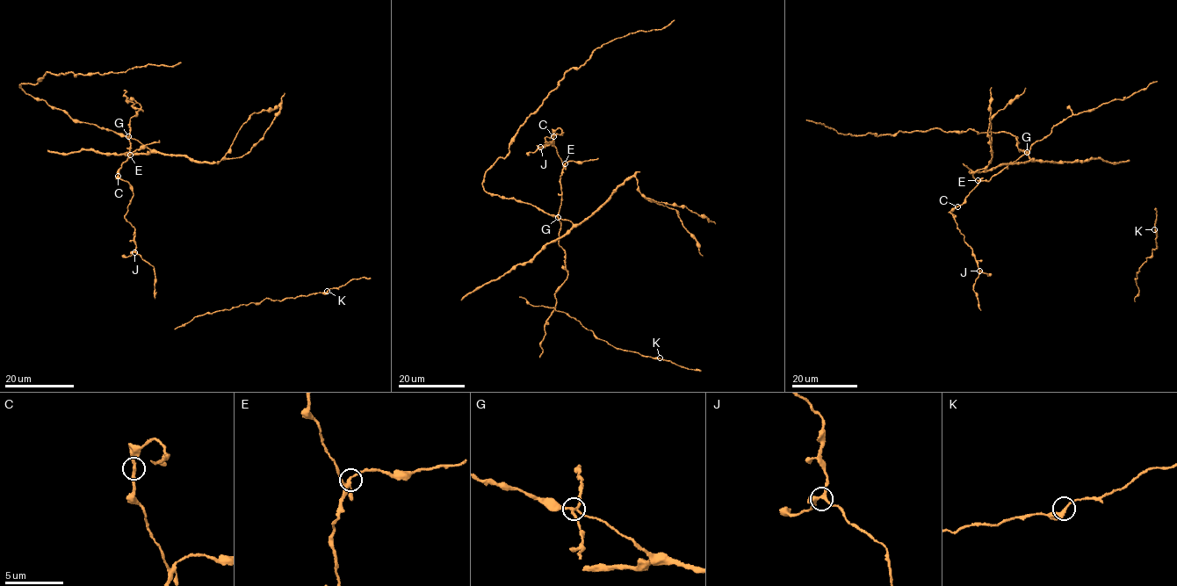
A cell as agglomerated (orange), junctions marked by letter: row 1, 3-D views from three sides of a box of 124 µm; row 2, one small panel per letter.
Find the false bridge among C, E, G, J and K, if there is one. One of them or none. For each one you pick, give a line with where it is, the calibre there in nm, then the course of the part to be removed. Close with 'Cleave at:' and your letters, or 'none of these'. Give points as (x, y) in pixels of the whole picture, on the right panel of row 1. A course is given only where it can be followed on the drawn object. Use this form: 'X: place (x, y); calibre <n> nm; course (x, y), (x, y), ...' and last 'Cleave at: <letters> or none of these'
G: place (1027, 152); calibre 220 nm; course (1027, 152), (1019, 149), (1016, 137), (1008, 133), (935, 128), (845, 134), (806, 119)
Cleave at: G

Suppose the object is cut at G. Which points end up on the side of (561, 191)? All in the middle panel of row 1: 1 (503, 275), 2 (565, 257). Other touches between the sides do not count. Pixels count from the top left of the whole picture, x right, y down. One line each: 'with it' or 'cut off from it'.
1: cut off from it
2: with it

